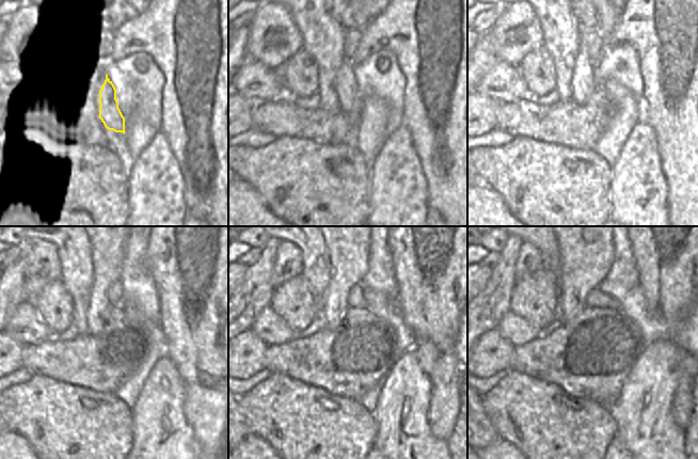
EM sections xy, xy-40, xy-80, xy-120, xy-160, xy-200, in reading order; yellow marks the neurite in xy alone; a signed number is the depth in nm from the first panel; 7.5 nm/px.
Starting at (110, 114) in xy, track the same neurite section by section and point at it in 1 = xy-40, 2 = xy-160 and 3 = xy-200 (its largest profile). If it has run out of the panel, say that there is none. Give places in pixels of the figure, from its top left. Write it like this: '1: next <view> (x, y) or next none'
1: next xy-40 (349, 100)
2: next xy-160 (347, 248)
3: next xy-200 (586, 248)

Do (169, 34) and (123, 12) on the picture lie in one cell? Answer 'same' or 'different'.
different

